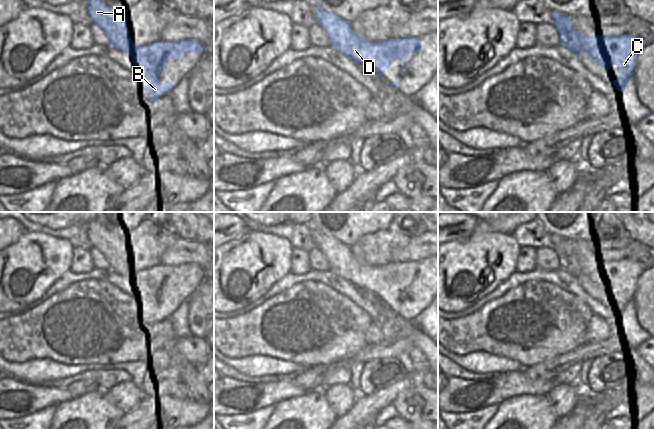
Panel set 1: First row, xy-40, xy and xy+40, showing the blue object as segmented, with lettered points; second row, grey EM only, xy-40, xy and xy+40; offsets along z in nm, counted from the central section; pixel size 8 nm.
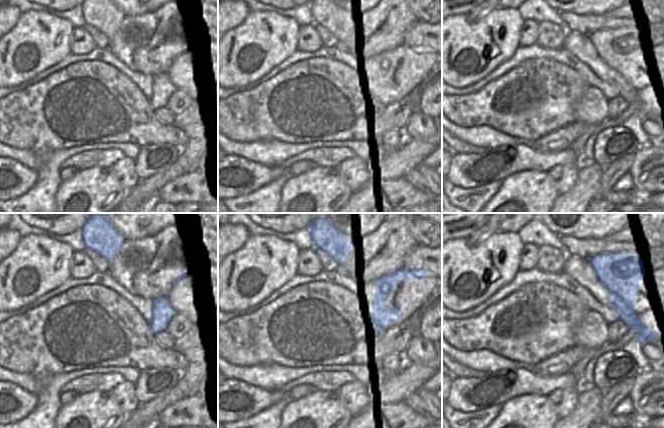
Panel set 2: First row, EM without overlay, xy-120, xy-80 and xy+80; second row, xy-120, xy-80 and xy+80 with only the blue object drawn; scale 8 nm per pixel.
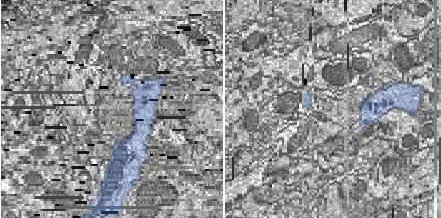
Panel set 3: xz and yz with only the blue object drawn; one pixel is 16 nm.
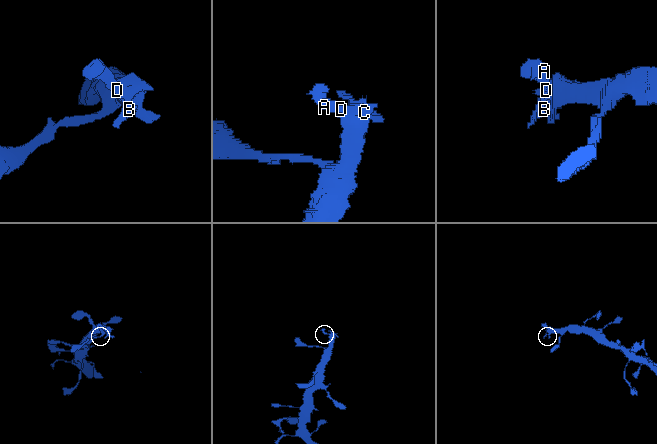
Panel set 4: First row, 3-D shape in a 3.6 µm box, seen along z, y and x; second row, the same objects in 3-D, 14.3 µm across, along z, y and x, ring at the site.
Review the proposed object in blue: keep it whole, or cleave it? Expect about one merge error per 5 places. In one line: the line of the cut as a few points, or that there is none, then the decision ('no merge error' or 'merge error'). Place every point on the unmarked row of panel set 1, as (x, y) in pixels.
no cut; no merge error

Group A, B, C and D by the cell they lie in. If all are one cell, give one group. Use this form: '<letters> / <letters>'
A B C D

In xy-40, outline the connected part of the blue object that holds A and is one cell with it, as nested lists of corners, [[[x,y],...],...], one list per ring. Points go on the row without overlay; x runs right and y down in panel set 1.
[[[95,219],[87,223],[87,236],[92,246],[107,260],[109,269],[128,277],[135,291],[145,294],[145,316],[149,327],[156,327],[160,319],[173,313],[173,306],[159,308],[159,298],[170,283],[186,277],[205,277],[205,271],[194,263],[156,265],[150,269],[136,269],[129,260],[127,243],[108,231]]]

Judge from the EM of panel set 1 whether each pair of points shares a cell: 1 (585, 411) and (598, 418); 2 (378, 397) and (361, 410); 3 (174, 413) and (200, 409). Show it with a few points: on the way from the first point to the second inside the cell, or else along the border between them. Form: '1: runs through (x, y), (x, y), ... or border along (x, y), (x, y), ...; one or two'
1: border along (591, 407), (591, 413), (586, 418); two
2: runs through (374, 401), (365, 407); one
3: runs through (180, 413), (194, 413); one

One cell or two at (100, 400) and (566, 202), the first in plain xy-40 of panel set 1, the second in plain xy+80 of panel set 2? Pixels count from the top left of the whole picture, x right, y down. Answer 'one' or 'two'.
two

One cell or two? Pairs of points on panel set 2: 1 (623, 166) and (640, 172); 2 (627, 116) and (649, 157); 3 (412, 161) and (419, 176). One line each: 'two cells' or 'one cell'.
1: two cells
2: two cells
3: two cells

